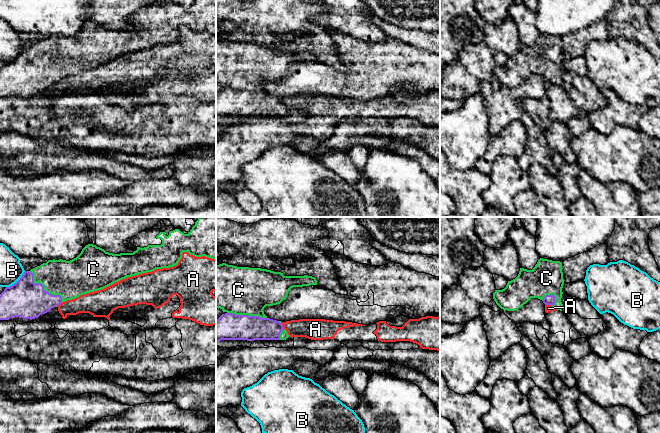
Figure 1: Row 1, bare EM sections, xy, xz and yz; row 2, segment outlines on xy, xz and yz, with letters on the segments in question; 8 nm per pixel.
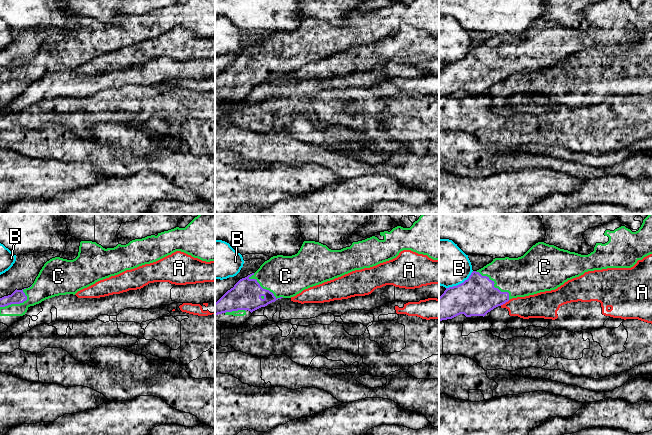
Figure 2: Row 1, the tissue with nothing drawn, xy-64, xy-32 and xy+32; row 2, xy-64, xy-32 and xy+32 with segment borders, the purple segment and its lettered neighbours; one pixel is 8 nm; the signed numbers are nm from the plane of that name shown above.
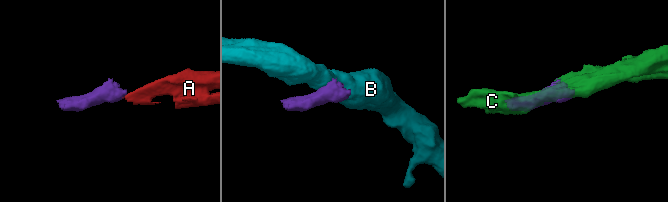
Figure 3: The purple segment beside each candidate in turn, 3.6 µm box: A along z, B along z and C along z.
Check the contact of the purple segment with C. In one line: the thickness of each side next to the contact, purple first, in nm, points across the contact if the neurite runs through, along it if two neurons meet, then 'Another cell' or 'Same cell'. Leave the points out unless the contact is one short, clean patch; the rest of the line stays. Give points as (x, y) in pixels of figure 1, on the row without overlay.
Thickness 300 nm (purple) against 300 nm. Same cell

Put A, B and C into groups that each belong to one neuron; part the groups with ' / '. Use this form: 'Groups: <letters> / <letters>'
Groups: A / B / C

